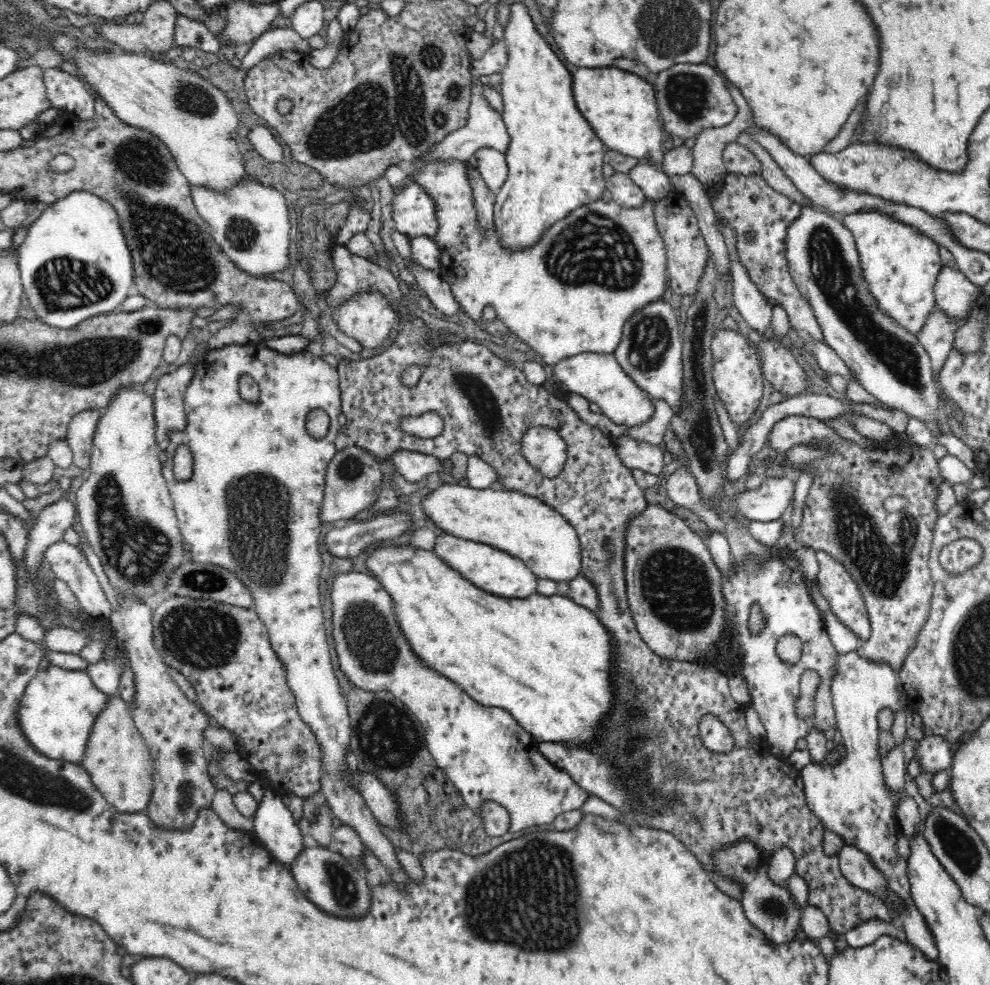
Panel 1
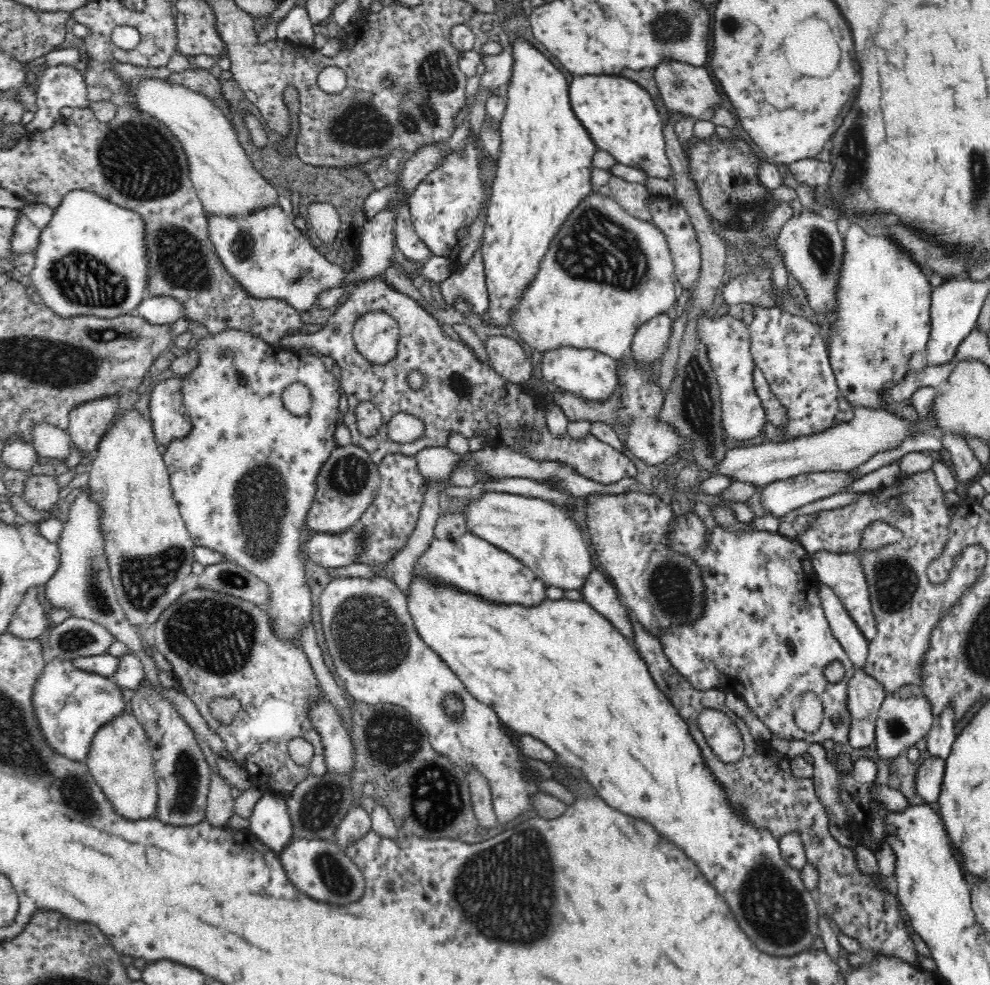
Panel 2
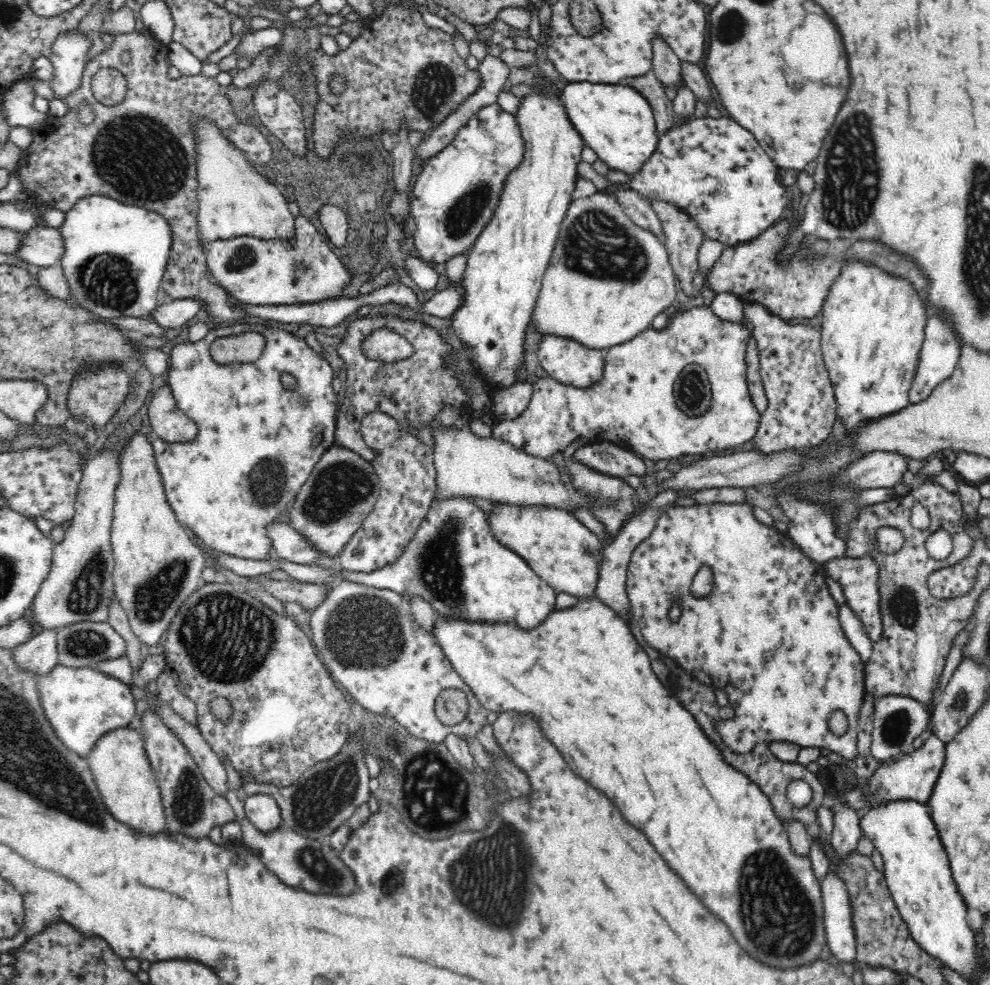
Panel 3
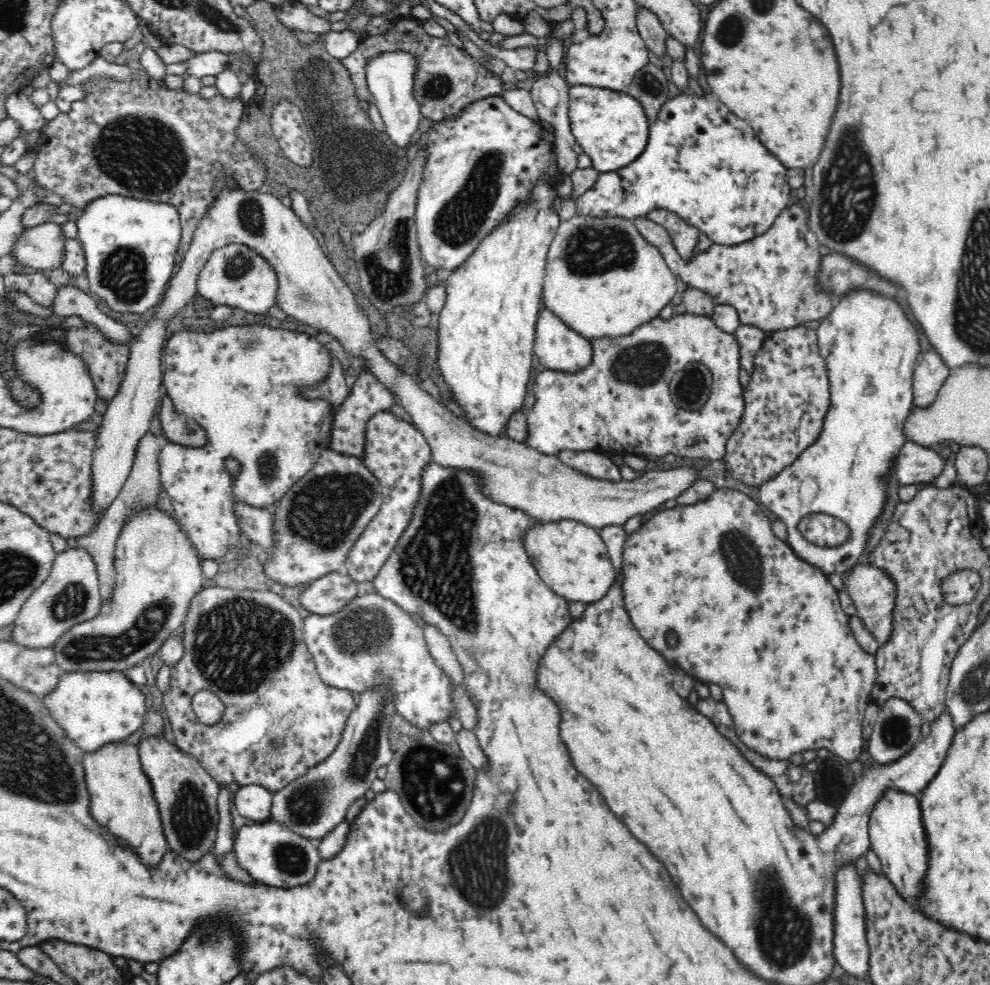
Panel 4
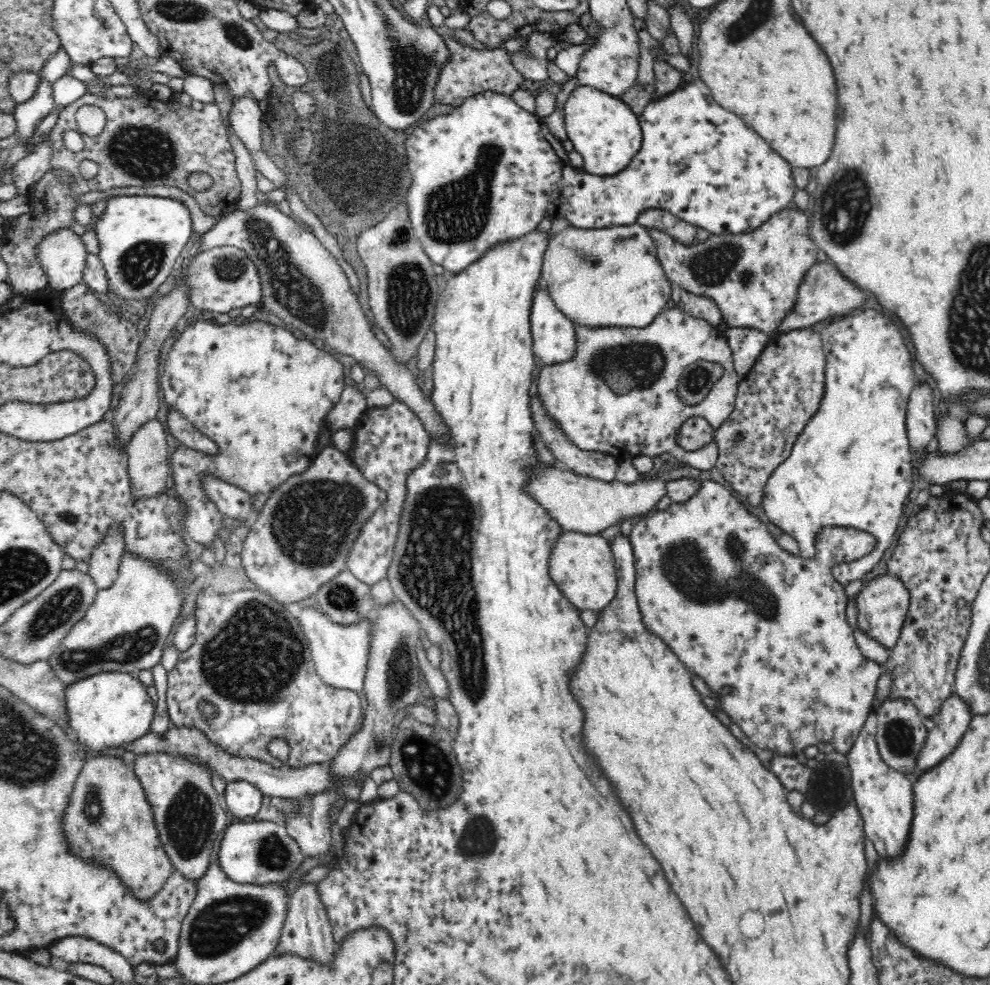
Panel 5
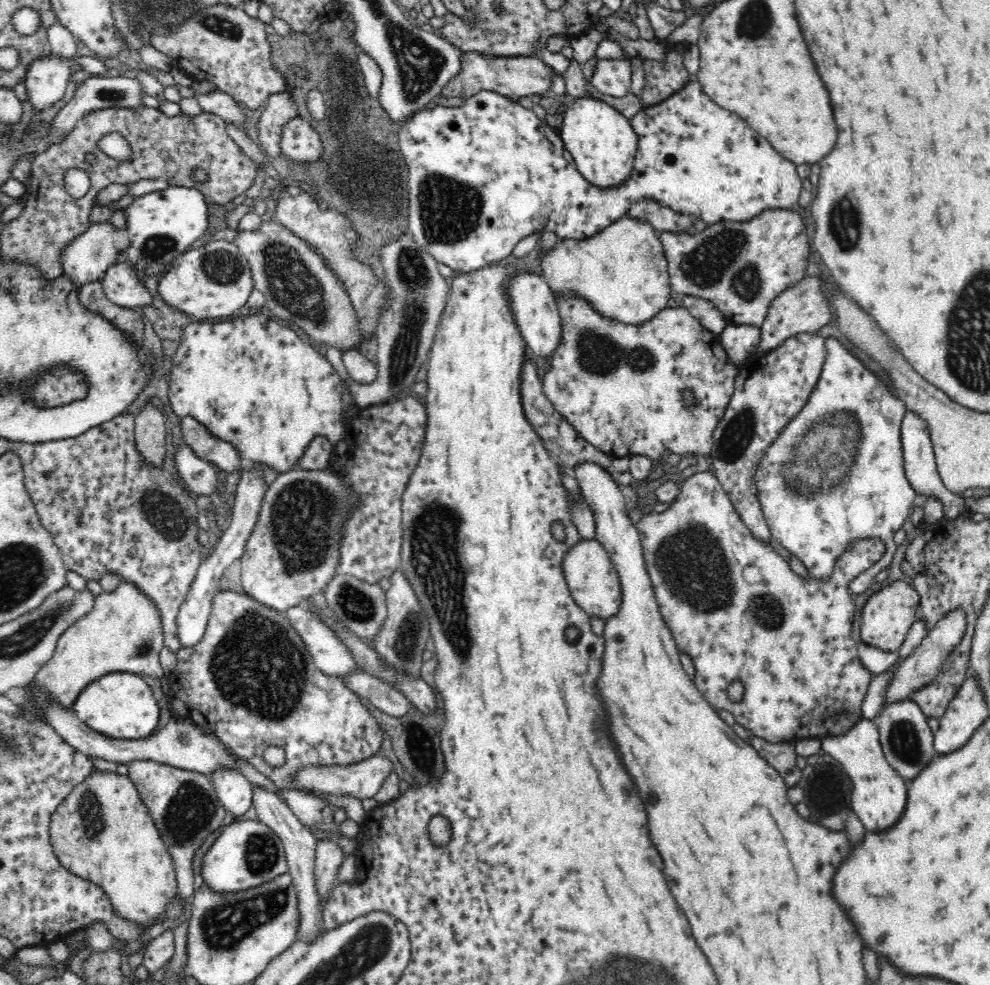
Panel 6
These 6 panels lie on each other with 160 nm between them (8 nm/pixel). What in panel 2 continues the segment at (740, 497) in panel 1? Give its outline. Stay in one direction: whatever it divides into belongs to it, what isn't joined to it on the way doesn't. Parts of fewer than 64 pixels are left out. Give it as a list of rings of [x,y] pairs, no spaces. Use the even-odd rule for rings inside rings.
[[[847,471],[817,472],[792,476],[791,478],[764,484],[764,486],[760,487],[759,505],[763,510],[768,512],[768,516],[774,516],[779,519],[777,532],[780,535],[793,539],[798,533],[793,529],[791,522],[787,522],[784,519],[786,514],[796,508],[800,508],[800,506],[804,506],[804,504],[810,504],[810,502],[814,502],[818,498],[832,496],[832,494],[840,492],[844,486],[848,486],[850,482],[854,482],[854,478],[850,478]]]

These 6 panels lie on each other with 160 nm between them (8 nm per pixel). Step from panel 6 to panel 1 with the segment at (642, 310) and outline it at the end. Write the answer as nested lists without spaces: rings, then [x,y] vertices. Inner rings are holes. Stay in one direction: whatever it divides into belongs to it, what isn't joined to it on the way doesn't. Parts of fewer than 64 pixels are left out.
[[[432,158],[426,160],[424,164],[420,164],[418,168],[410,174],[411,182],[422,187],[430,199],[433,200],[437,207],[437,224],[438,229],[435,236],[431,239],[440,249],[442,274],[441,276],[449,282],[452,294],[457,298],[461,310],[466,313],[473,320],[480,320],[483,316],[485,306],[492,306],[497,312],[498,318],[502,320],[504,326],[508,326],[513,334],[516,334],[523,343],[529,346],[529,349],[536,350],[538,359],[550,366],[557,365],[562,359],[587,353],[595,352],[598,354],[610,354],[616,350],[618,344],[621,342],[622,326],[626,322],[626,318],[630,318],[638,308],[642,308],[648,302],[654,302],[658,298],[662,298],[664,290],[666,290],[667,280],[667,261],[666,261],[666,247],[658,228],[656,226],[656,201],[647,197],[643,206],[636,208],[620,207],[616,202],[592,202],[588,205],[583,205],[559,222],[556,222],[543,236],[539,242],[536,242],[528,249],[508,249],[502,245],[498,229],[494,223],[491,226],[484,226],[478,221],[478,211],[476,211],[475,198],[473,197],[473,188],[471,187],[468,178],[467,162],[462,162],[457,158]]]

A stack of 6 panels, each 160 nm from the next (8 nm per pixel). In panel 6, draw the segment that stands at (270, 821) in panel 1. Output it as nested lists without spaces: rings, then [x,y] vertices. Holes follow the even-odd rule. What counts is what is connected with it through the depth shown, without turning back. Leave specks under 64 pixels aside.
[[[218,769],[210,775],[219,801],[230,817],[242,816],[253,805],[253,786],[240,771]]]

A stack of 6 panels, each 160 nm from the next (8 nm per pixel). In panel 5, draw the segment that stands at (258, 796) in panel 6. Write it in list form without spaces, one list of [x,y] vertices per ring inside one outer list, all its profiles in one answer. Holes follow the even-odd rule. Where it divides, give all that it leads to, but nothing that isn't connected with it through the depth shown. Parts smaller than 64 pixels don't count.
[[[304,884],[291,895],[290,908],[287,910],[280,940],[276,944],[276,950],[271,957],[292,954],[305,960],[314,960],[320,965],[333,967],[336,962],[337,945],[333,939],[333,932],[326,909],[320,901],[320,895],[316,891],[316,885]]]

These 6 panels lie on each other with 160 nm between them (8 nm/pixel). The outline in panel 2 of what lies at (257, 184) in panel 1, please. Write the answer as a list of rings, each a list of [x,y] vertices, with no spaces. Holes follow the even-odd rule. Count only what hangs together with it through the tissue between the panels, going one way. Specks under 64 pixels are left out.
[[[278,203],[270,207],[257,208],[242,217],[222,217],[210,213],[207,222],[210,241],[214,244],[214,249],[224,267],[243,286],[247,294],[251,294],[256,299],[279,298],[288,302],[297,311],[310,311],[314,308],[316,296],[324,288],[336,288],[343,279],[343,274],[335,271],[334,266],[312,248],[310,240],[296,228]]]

